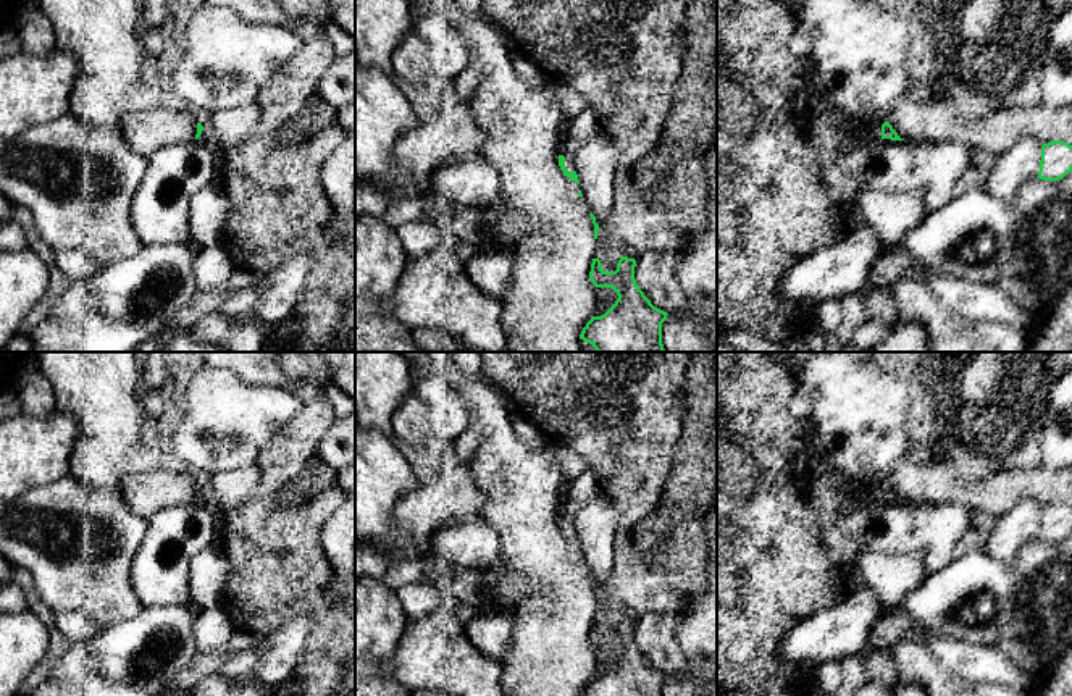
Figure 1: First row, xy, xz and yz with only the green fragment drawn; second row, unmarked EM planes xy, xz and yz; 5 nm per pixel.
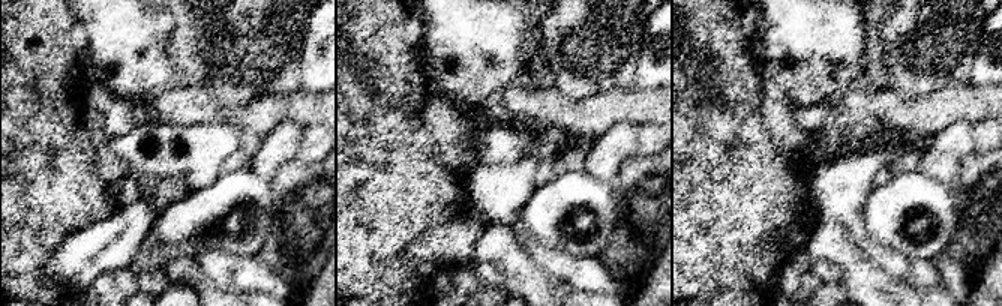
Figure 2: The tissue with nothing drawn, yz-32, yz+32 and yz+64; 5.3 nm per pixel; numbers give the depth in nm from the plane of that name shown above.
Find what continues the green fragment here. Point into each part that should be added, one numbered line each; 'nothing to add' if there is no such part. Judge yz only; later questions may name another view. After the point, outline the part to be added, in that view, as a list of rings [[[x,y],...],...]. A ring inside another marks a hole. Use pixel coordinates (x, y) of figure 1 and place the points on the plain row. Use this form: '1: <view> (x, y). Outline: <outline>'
nothing to add

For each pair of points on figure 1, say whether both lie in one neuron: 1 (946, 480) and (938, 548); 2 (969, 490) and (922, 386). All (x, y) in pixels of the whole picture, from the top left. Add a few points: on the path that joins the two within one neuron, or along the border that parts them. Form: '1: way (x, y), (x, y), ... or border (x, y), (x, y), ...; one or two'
1: border (906, 501), (961, 504), (972, 512); two
2: border (1016, 467), (996, 470), (979, 478); two

